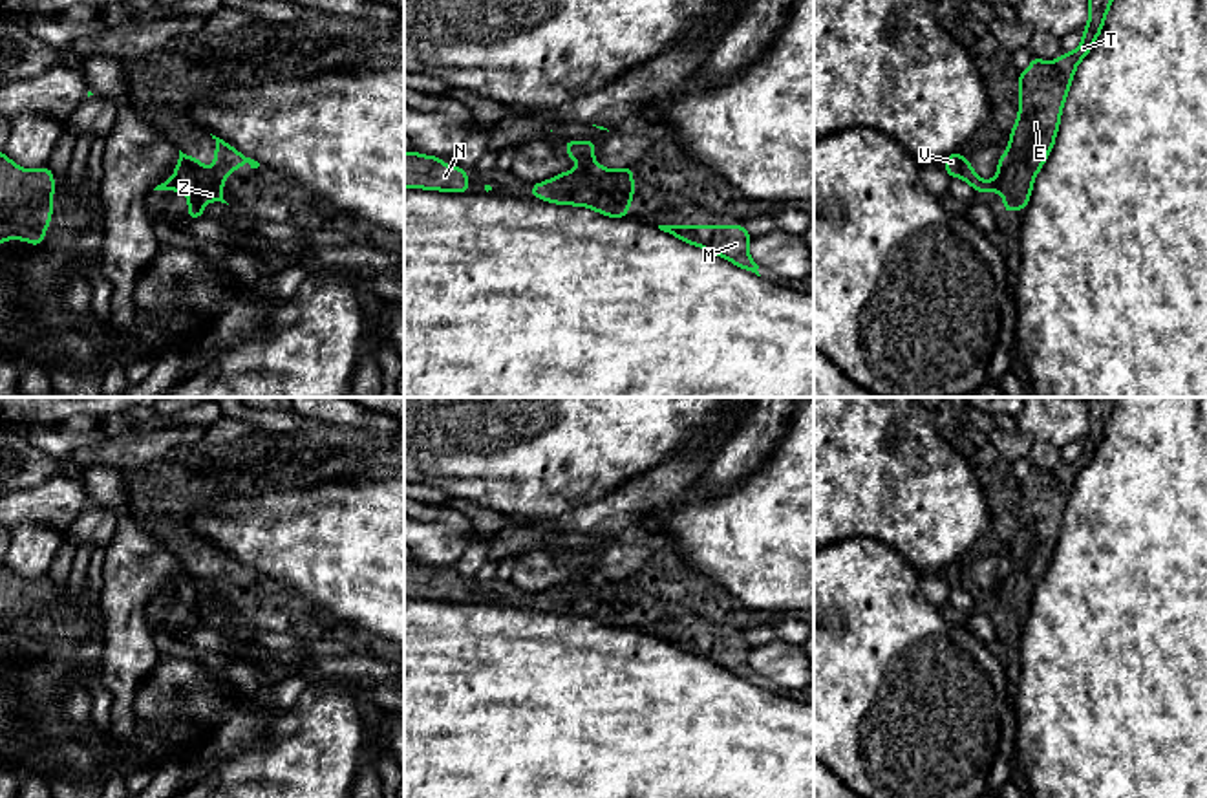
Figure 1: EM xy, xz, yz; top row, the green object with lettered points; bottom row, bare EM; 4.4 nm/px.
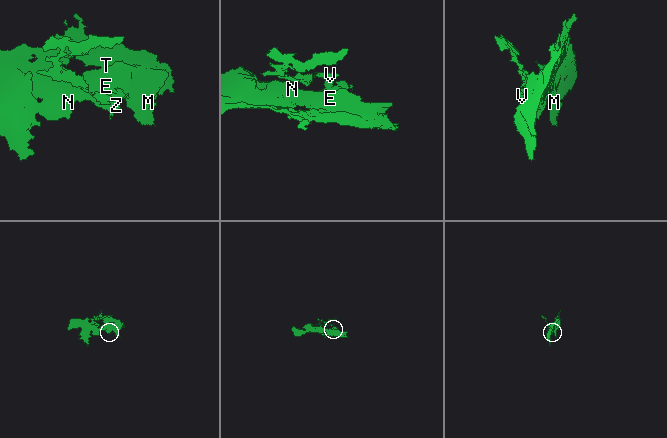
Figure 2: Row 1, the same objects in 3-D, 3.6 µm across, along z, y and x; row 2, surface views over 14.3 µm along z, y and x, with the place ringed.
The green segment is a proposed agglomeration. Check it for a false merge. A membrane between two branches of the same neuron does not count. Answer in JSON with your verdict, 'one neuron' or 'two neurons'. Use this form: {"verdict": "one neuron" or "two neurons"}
{"verdict": "two neurons"}

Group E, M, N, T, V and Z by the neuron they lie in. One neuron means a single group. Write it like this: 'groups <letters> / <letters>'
groups E M N T Z / V

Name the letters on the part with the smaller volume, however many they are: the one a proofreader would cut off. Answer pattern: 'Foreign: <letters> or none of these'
Foreign: V

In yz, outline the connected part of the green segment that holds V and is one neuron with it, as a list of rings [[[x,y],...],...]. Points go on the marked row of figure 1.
[[[962,150],[947,156],[942,163],[949,178],[966,179],[973,187],[975,192],[995,192],[995,183],[984,181],[982,178],[978,178],[971,167],[971,159],[969,161],[962,159]]]

